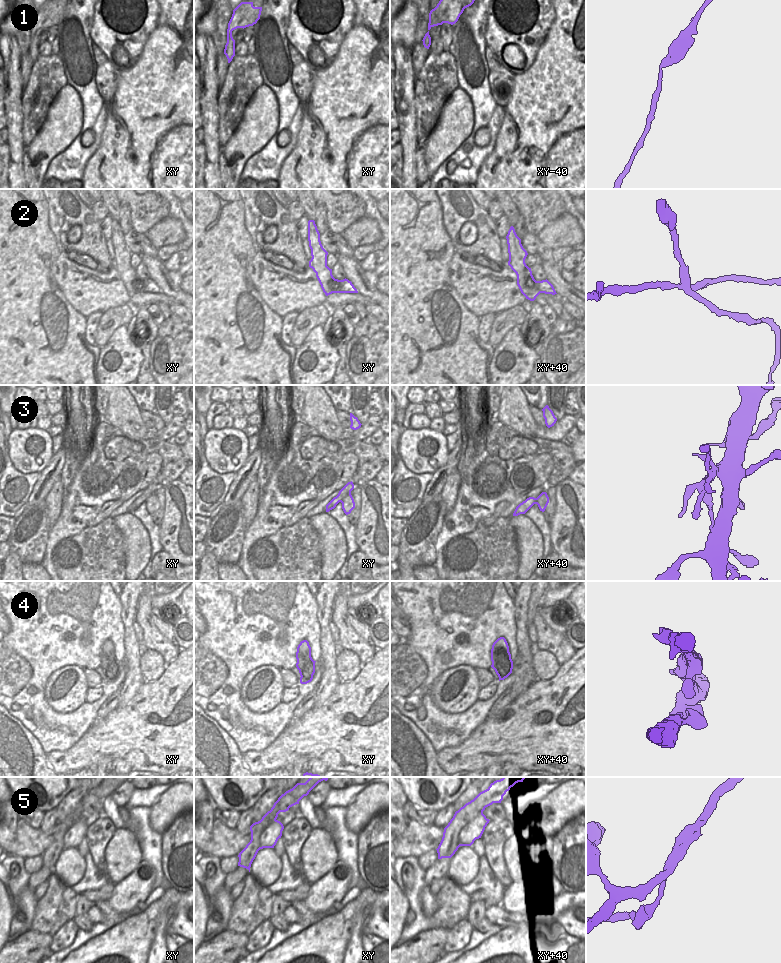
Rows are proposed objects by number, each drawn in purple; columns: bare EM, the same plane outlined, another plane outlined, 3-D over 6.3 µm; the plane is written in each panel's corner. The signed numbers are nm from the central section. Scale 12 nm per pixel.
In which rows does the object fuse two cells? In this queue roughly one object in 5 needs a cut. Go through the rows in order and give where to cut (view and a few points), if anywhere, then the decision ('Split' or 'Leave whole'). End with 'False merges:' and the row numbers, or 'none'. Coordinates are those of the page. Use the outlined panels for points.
1: No split. Leave whole
2: Split along xy (335, 279), (332, 288), (337, 292), (341, 292). Split
3: No split. Leave whole
4: No split. Leave whole
5: Split along xy+40 (484, 826), (468, 822), (459, 835), (460, 845). Split
False merges: 2, 5

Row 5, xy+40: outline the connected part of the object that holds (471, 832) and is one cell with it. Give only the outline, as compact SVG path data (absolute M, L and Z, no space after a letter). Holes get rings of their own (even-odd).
M473 822L467 823L459 835L460 845L471 846L476 839L481 838L484 830L485 827L476 826Z

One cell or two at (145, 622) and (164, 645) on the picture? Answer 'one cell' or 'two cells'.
one cell

